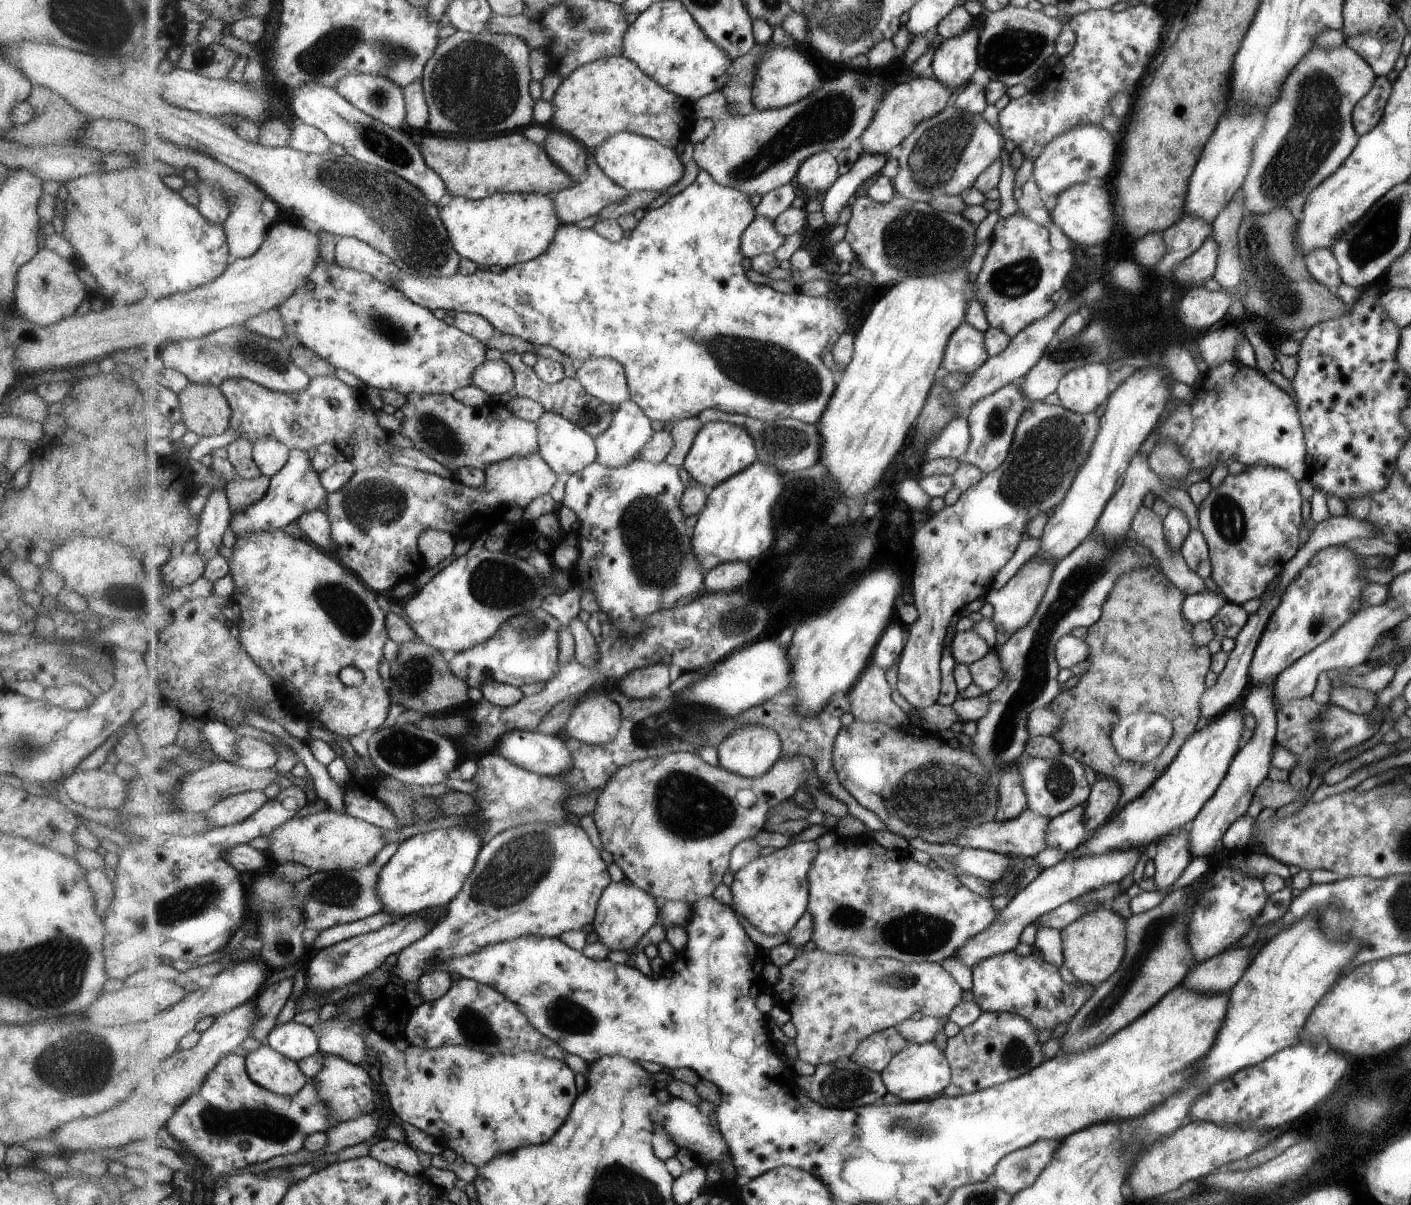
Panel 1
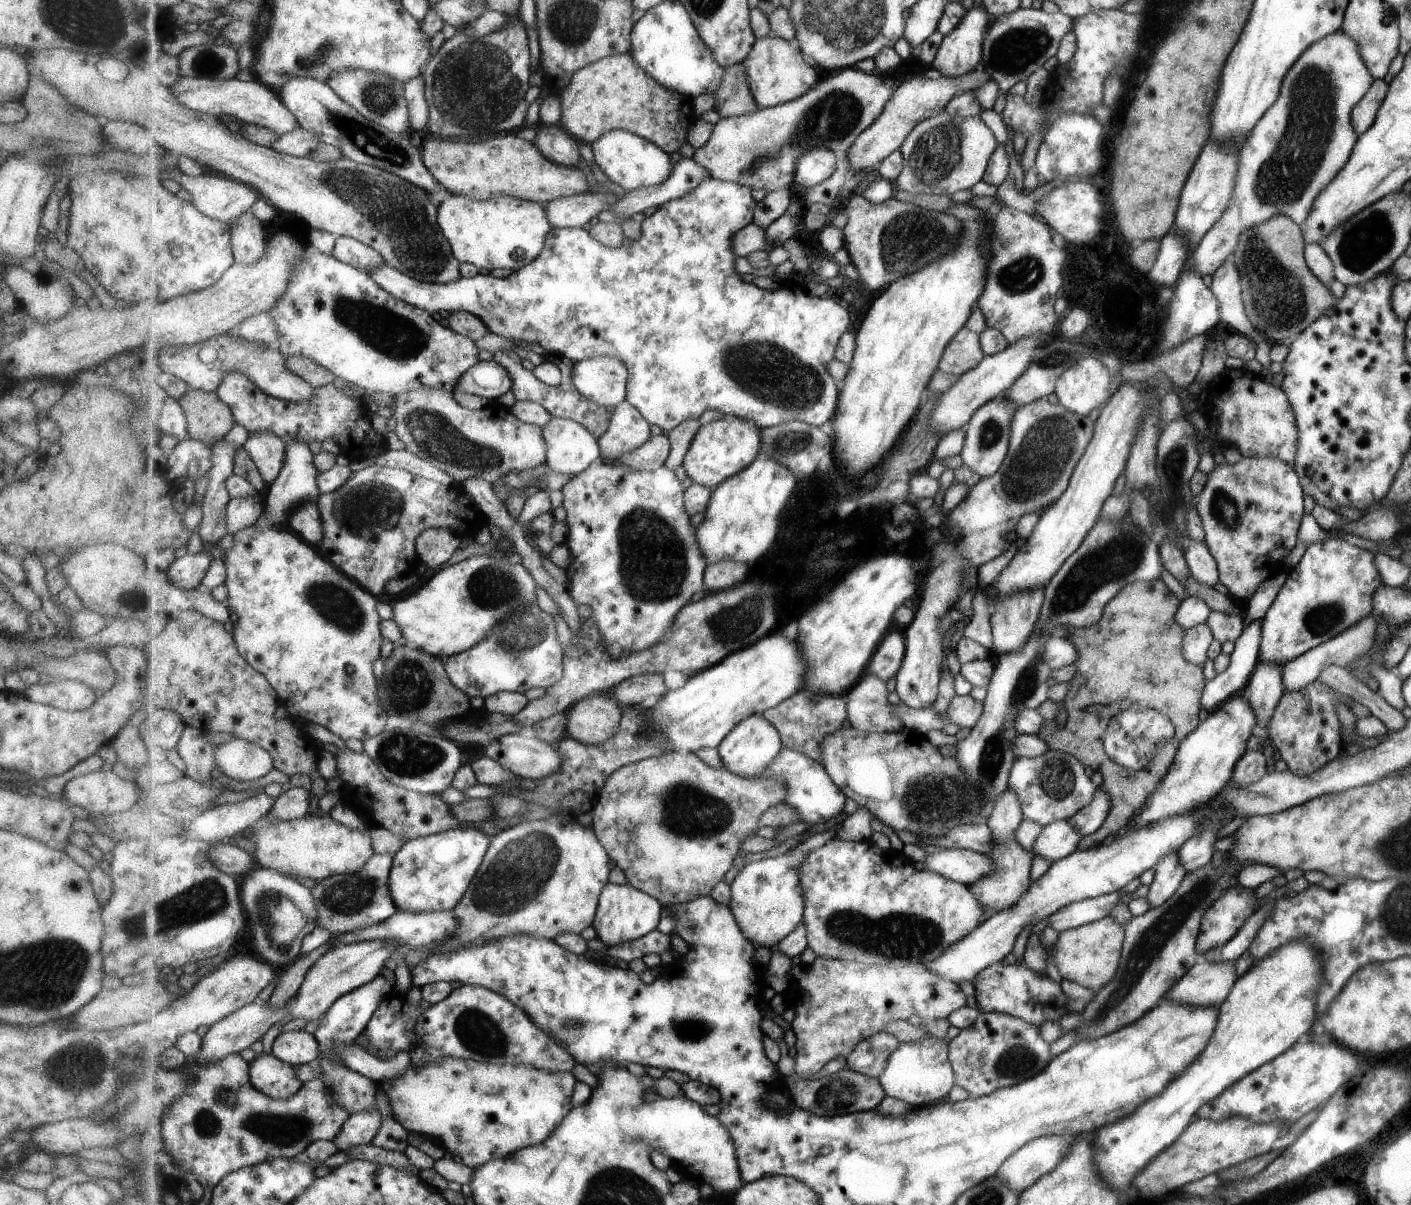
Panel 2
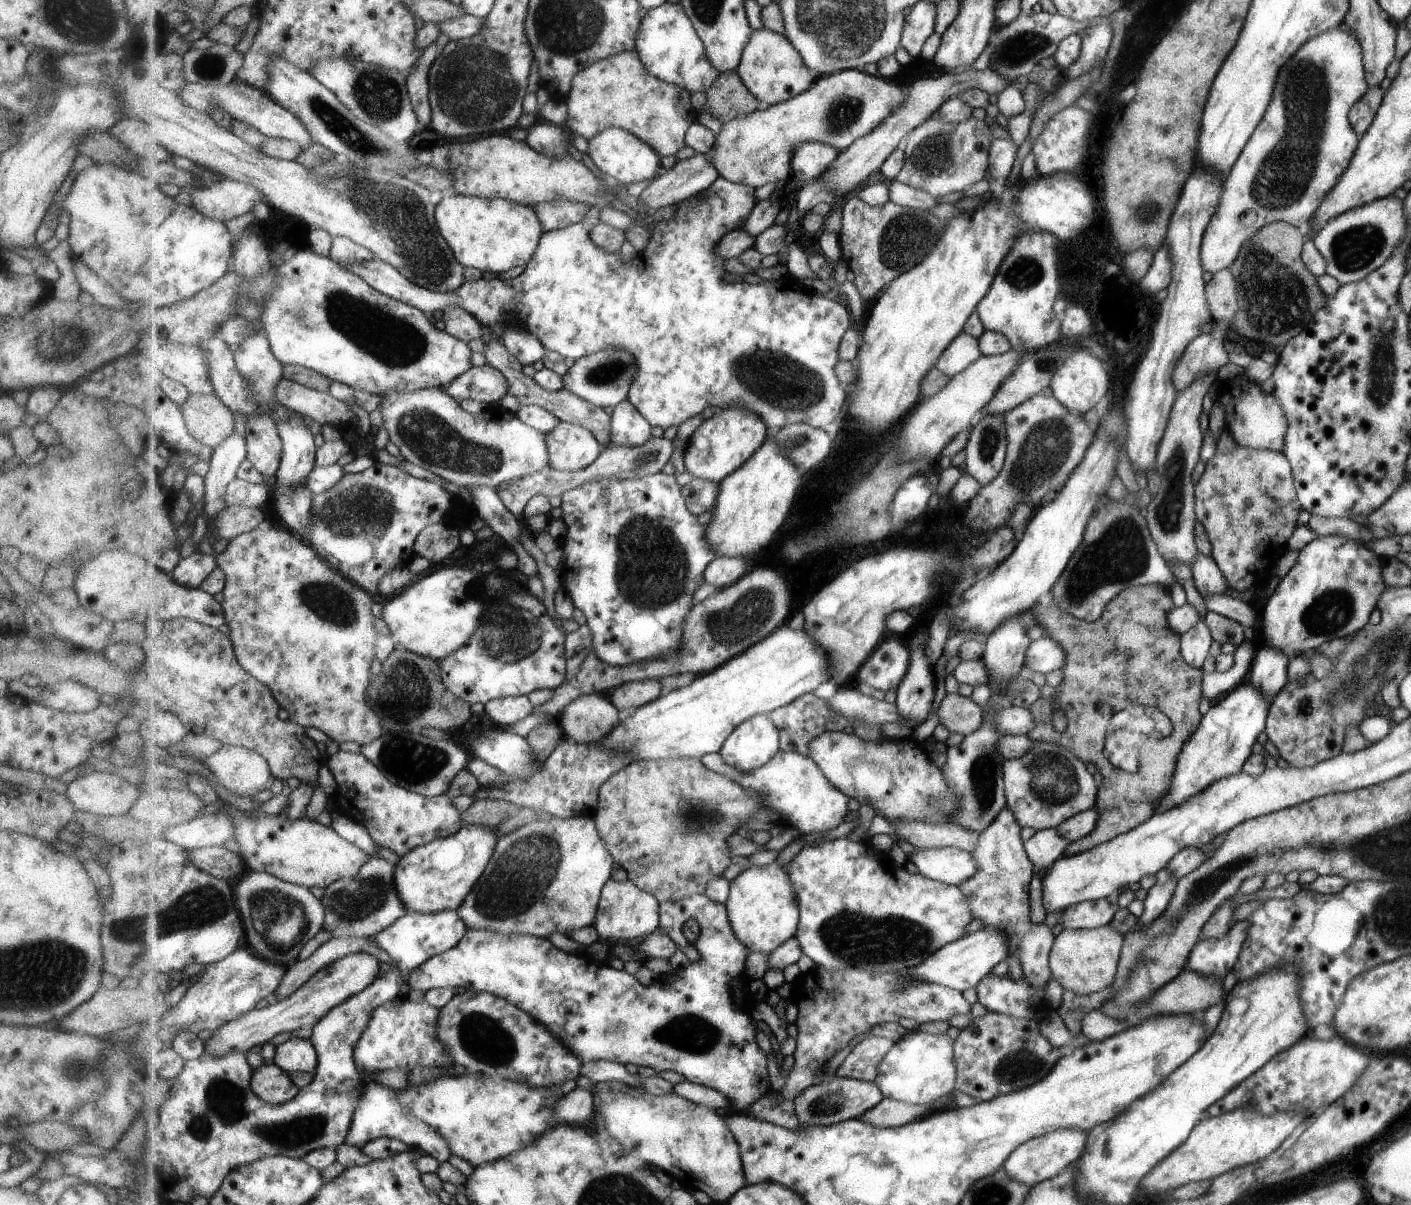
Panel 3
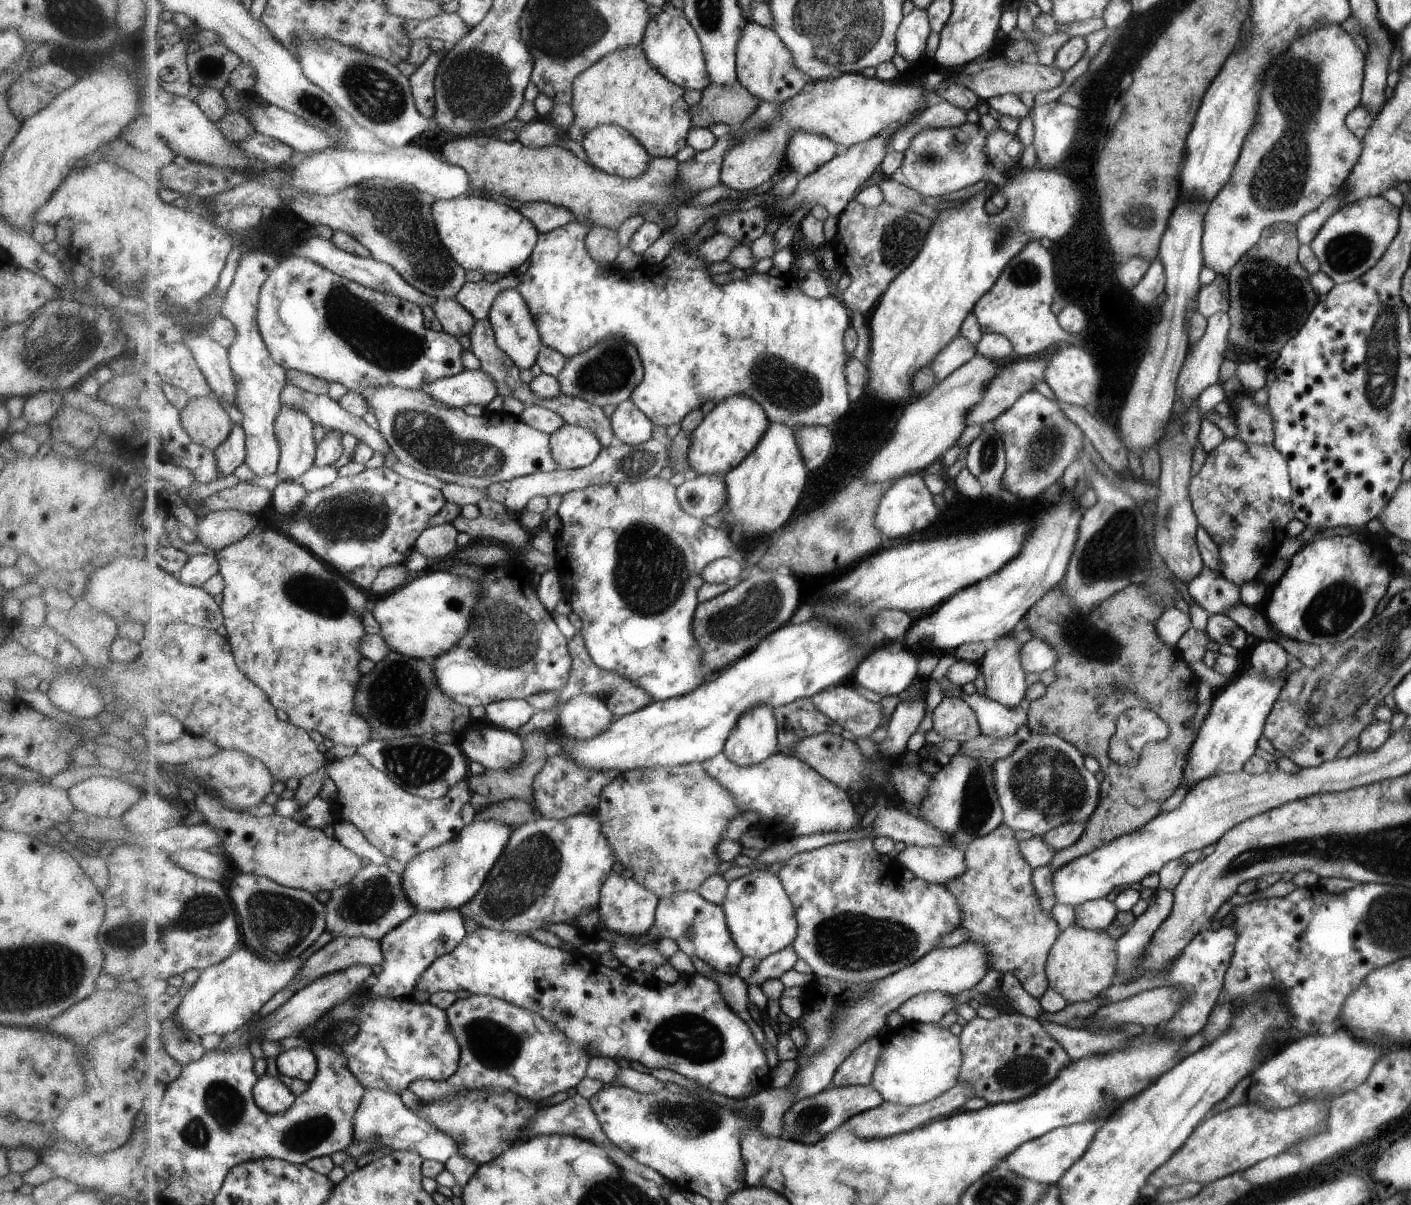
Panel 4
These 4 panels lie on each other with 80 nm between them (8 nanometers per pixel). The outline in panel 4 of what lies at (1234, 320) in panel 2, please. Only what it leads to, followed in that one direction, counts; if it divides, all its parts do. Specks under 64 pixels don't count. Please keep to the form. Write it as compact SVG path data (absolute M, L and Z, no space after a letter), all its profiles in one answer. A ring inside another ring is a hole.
M1217 274L1209 284L1201 286L1196 312L1205 320L1211 314L1227 313L1227 310L1229 310L1226 276L1227 274Z

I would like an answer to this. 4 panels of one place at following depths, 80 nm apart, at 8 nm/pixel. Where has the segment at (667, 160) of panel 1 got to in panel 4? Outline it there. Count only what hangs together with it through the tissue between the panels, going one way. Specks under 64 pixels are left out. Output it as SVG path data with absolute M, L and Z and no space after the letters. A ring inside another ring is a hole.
M601 124L585 133L580 143L591 164L607 174L616 175L625 179L635 179L647 172L647 164L651 163L651 154L643 144L625 128L615 124Z

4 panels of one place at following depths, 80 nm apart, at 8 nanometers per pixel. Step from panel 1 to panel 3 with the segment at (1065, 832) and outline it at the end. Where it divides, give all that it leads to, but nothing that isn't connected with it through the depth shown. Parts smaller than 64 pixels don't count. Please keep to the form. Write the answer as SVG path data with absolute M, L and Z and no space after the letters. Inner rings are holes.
M1051 827L1035 831L1023 844L1035 870L1038 868L1045 870L1064 854L1069 843L1066 838L1060 837L1056 827Z

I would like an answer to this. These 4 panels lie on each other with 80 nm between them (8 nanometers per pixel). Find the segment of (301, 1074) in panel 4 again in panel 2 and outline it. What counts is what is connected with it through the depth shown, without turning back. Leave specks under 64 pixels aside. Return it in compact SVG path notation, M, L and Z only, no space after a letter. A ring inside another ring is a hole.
M292 1030L281 1033L275 1039L272 1054L295 1068L313 1064L320 1059L322 1052L314 1034L305 1030Z

